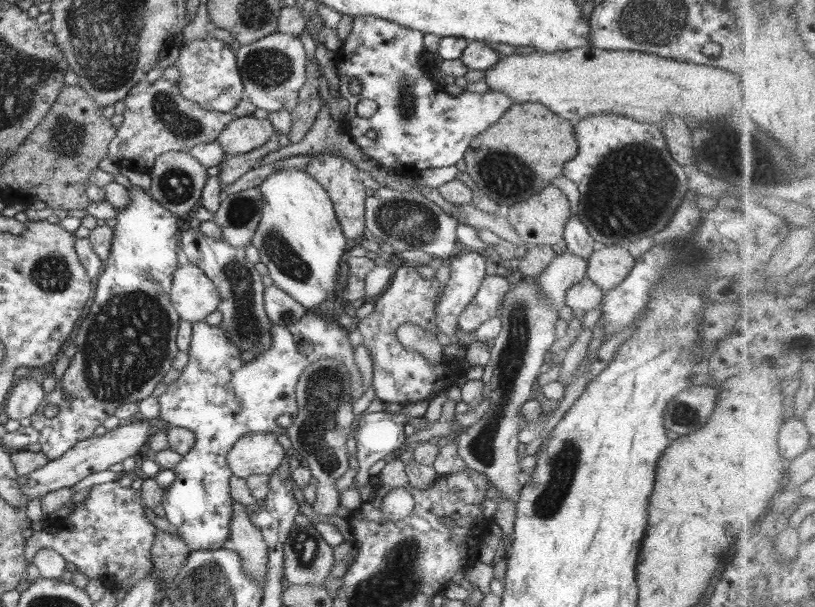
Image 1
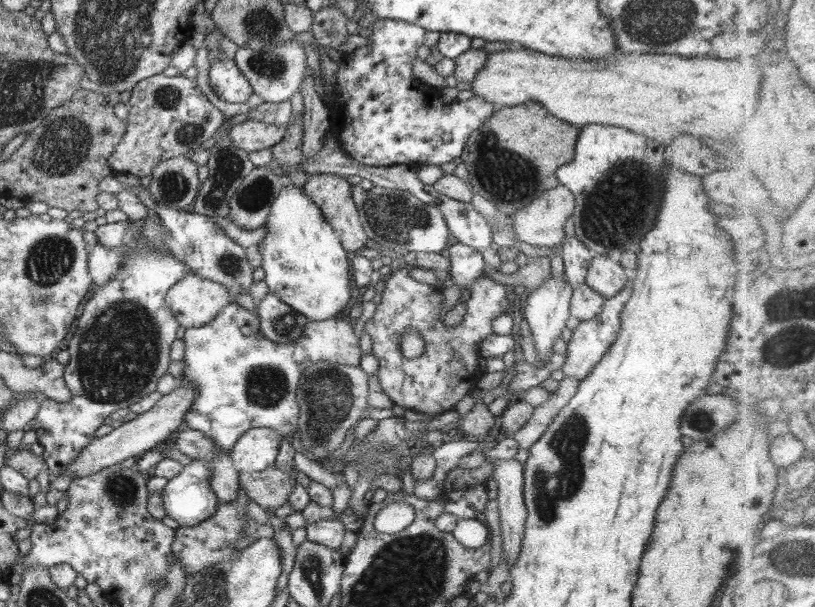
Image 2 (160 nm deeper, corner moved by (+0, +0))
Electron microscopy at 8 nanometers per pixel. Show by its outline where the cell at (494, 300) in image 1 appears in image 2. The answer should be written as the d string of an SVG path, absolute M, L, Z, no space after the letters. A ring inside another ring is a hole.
M408 268L398 270L385 280L382 300L376 306L376 313L365 322L365 331L370 335L373 342L371 357L378 360L378 380L384 394L387 394L395 404L407 408L408 410L417 410L424 414L441 414L451 411L456 404L471 394L481 378L481 368L479 359L481 358L481 342L488 338L494 330L492 329L492 320L503 315L508 310L510 302L508 300L508 290L510 285L503 286L497 284L492 279L480 277L470 287L470 299L466 304L466 314L459 325L450 327L444 324L442 313L443 294L433 286L421 284L410 277ZM407 328L415 328L425 342L424 354L414 359L406 359L402 355L401 340Z

